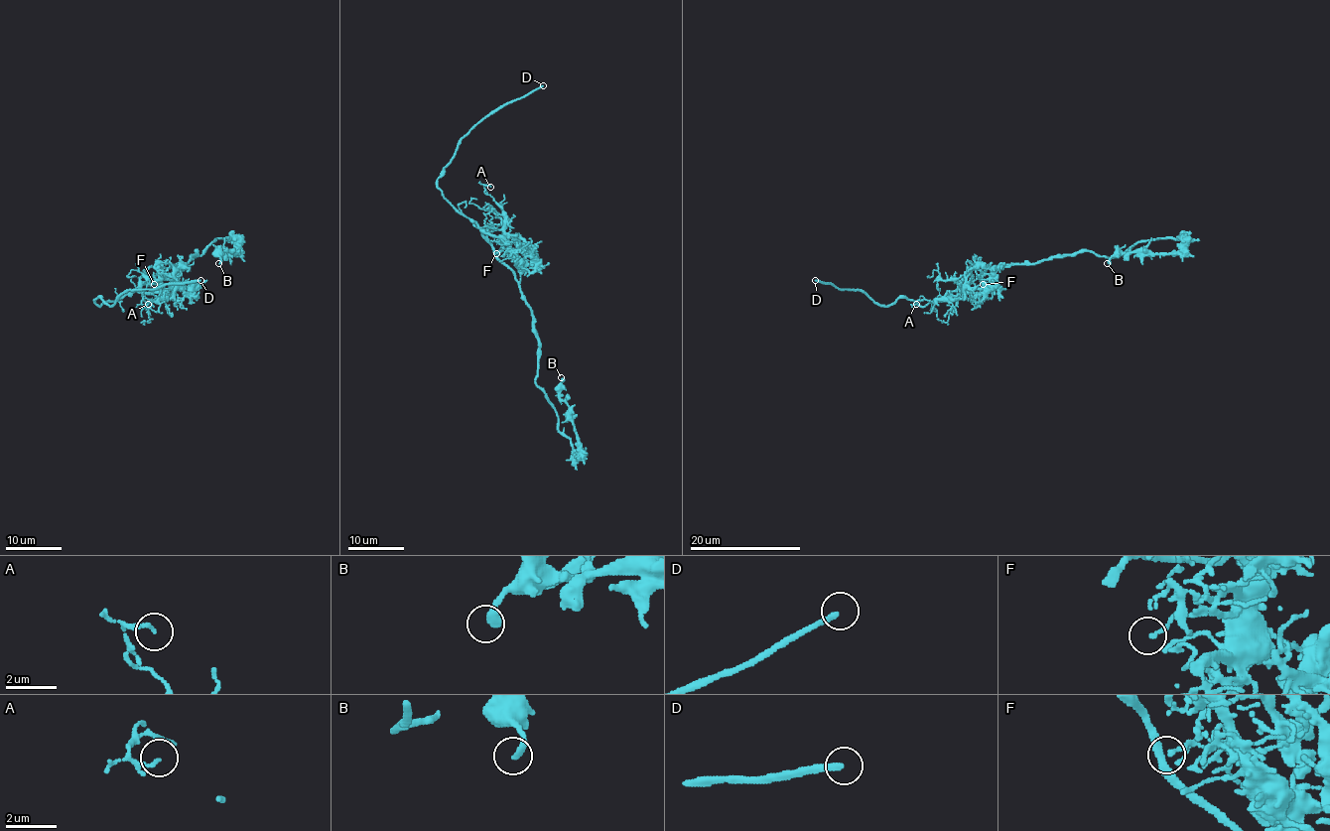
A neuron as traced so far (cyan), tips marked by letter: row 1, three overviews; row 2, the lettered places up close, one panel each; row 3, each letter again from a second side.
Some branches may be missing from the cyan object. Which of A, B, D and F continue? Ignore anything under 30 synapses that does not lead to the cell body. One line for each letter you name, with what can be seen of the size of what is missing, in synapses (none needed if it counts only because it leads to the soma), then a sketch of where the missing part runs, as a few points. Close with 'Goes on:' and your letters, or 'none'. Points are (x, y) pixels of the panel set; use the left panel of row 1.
D: missing branch runs (200, 280), (238, 274), (266, 262), (288, 265), (290, 259)
Goes on: D

